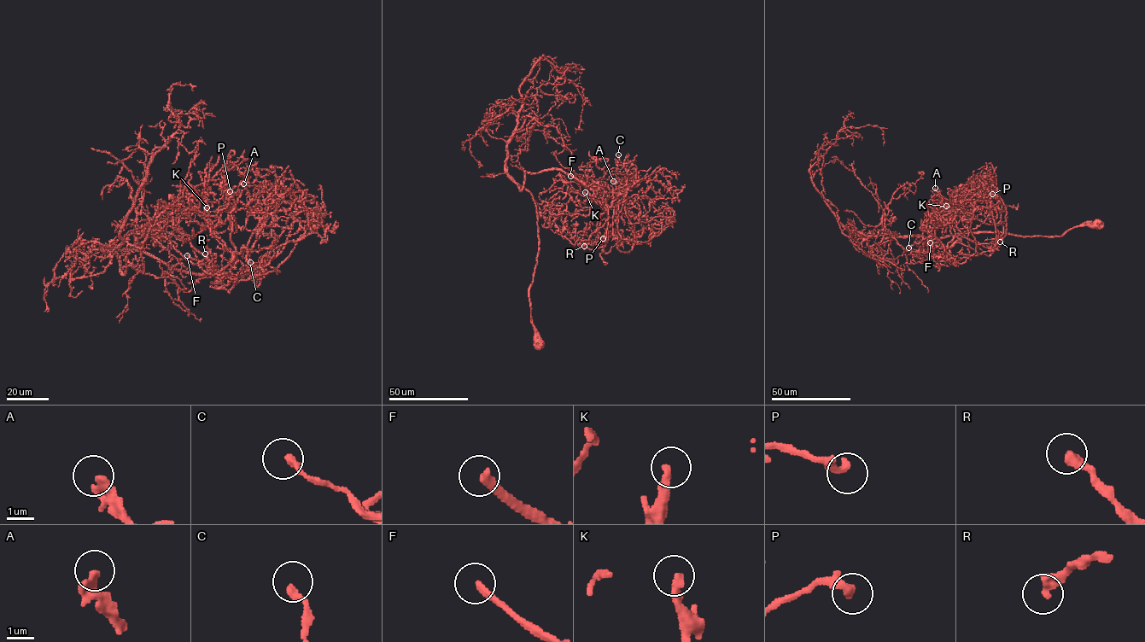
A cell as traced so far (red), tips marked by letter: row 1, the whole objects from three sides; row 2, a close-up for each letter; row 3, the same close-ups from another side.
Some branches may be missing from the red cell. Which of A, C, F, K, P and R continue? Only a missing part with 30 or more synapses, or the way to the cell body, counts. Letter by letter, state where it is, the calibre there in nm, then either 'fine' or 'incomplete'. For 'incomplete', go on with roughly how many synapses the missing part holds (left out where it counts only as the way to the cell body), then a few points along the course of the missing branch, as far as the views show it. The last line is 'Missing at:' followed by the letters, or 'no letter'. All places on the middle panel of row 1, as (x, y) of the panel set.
A: (613, 181) | 240 nm | fine
C: (618, 154) | 240 nm | fine
F: (570, 176) | 320 nm | incomplete | 200 syn | (570, 176), (563, 170), (555, 168), (544, 185), (540, 196), (543, 205), (545, 207), (555, 205)
K: (585, 192) | 320 nm | incomplete | 120 syn | (585, 192), (590, 201), (590, 218), (575, 218), (575, 213)
P: (603, 238) | 360 nm | fine
R: (584, 246) | 360 nm | fine
Missing at: F, K

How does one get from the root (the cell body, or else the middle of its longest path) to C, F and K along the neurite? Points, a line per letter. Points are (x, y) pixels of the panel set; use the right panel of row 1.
C: (1097, 223), (948, 235), (943, 257), (925, 238), (933, 256), (960, 241), (908, 248)
F: (1097, 223), (1058, 236), (948, 235), (937, 240), (943, 257), (925, 239), (925, 253), (949, 256), (930, 242)
K: (1097, 223), (1058, 236), (948, 235), (937, 240), (943, 257), (925, 238), (931, 256), (959, 240), (946, 206)

